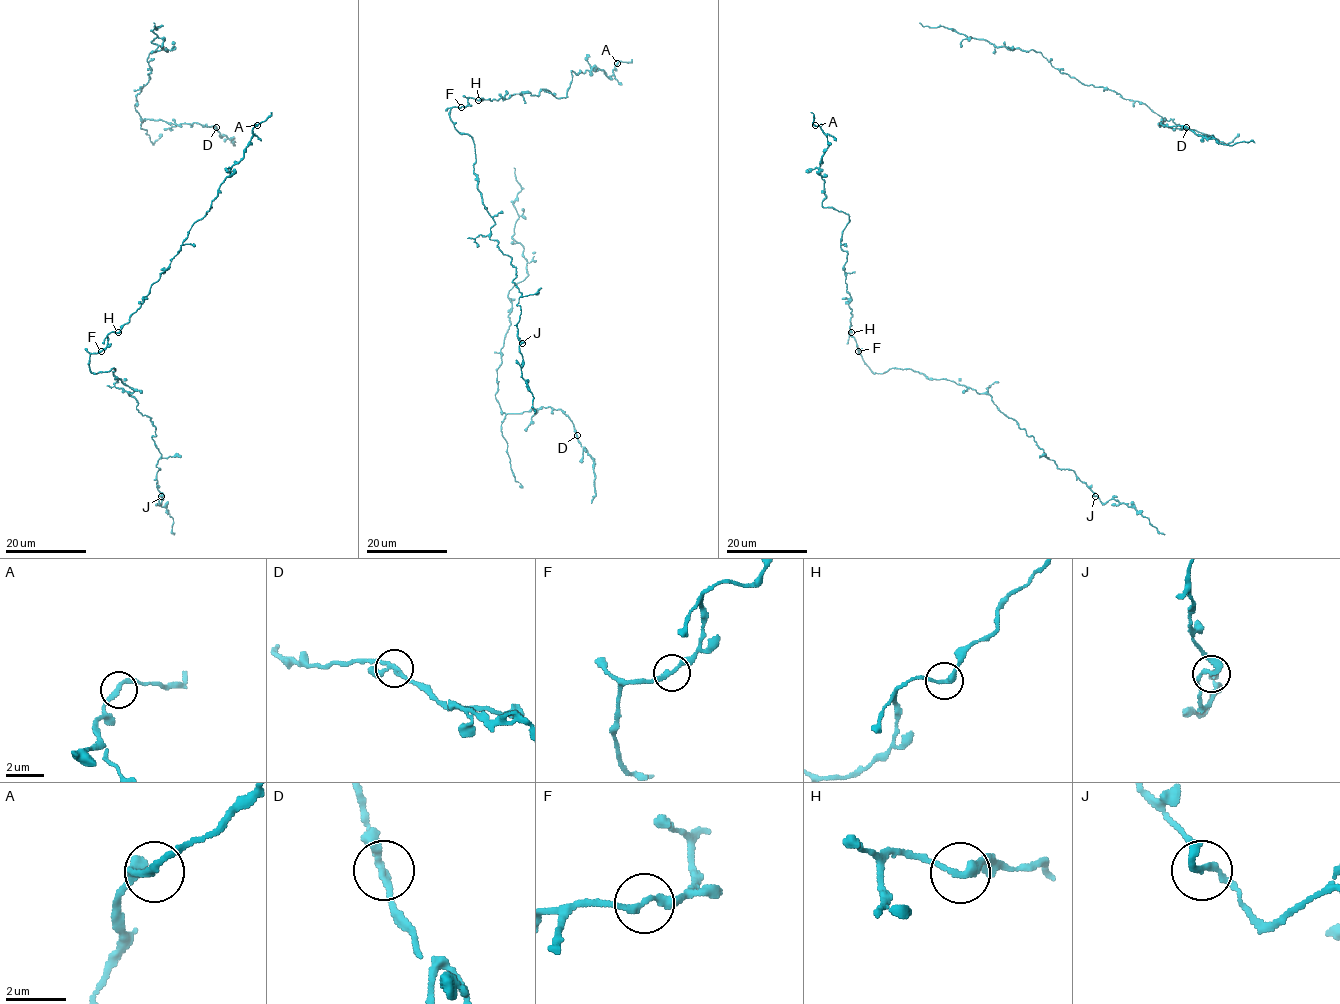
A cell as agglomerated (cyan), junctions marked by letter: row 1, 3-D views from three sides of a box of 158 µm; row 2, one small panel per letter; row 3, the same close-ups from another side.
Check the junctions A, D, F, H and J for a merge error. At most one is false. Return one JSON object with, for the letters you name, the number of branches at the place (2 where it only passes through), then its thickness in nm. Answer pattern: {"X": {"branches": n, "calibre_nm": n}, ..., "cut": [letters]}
{"cut": []}

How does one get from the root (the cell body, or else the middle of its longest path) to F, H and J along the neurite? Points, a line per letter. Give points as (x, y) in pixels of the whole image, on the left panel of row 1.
F: (227, 177), (212, 207), (192, 226), (143, 303), (118, 332), (108, 334), (107, 345), (101, 351)
H: (227, 177), (210, 210), (192, 226), (168, 267), (118, 332)
J: (227, 177), (143, 303), (90, 355), (89, 369), (115, 368), (151, 418), (161, 496)

